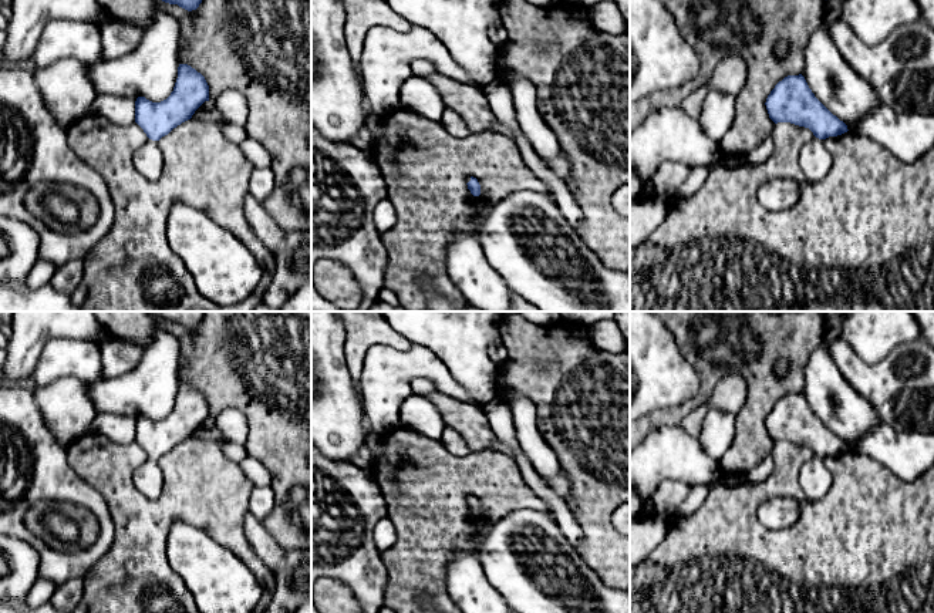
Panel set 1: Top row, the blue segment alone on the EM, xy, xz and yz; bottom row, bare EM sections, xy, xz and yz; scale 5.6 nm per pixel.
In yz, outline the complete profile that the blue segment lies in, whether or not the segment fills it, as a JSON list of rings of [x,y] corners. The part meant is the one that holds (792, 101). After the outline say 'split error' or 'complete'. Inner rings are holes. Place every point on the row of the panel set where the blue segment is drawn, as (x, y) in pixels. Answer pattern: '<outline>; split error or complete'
[[[802,74],[779,81],[765,105],[775,124],[790,122],[813,132],[813,142],[800,149],[800,168],[809,182],[823,179],[832,166],[832,156],[823,141],[847,132],[847,125],[815,97]]]; split error

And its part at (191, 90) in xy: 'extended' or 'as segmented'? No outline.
extended

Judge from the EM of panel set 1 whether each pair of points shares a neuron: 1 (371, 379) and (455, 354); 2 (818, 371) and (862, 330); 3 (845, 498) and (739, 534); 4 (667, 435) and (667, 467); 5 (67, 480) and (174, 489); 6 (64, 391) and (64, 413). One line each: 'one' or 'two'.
1: two
2: two
3: one
4: one
5: two
6: one

